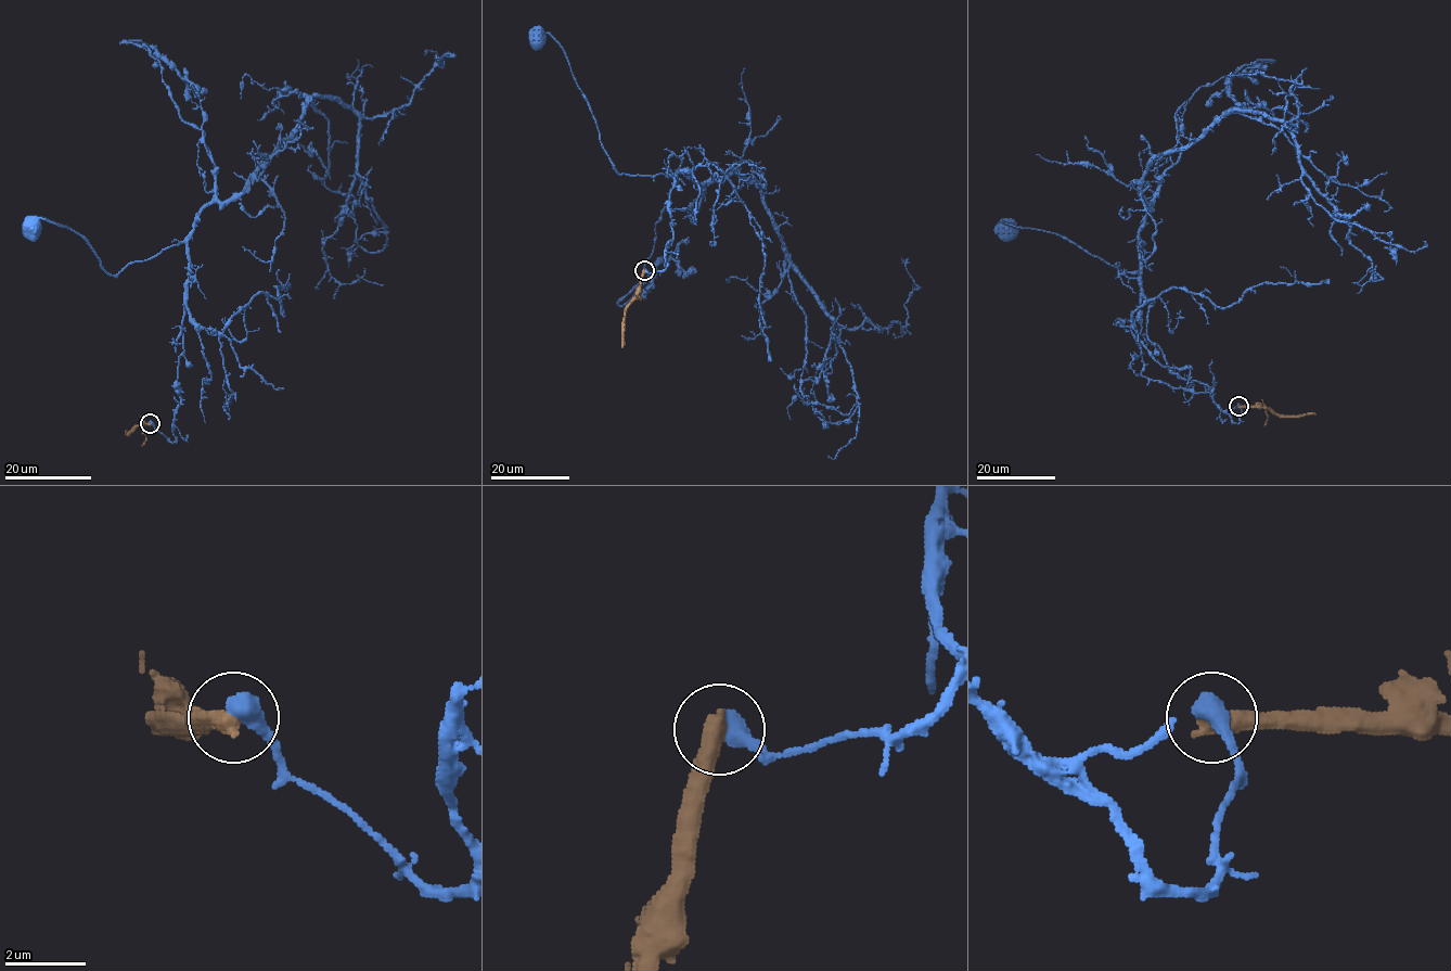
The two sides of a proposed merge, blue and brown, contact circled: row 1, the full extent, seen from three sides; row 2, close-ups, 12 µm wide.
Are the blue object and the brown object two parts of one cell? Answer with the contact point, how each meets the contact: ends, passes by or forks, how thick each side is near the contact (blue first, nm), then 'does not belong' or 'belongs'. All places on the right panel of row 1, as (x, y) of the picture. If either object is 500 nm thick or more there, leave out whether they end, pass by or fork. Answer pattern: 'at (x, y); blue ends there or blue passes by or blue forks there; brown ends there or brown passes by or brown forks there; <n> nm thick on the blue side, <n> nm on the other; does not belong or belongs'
at (1238, 406); 600 nm thick on the blue side, 500 nm on the other; does not belong

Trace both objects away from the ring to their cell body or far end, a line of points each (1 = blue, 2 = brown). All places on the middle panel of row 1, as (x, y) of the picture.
1: (644, 270), (662, 271), (668, 265), (669, 191), (679, 171), (619, 174), (565, 52), (548, 34), (533, 36)
2: (644, 270), (640, 291), (627, 308), (621, 347)

